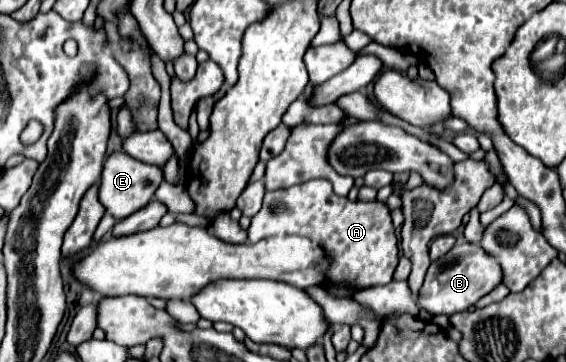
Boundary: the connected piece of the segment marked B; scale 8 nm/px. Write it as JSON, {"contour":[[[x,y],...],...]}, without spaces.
{"contour":[[[458,243],[452,247],[452,251],[448,251],[448,255],[430,263],[424,283],[416,295],[416,305],[430,315],[460,313],[474,305],[482,295],[490,293],[498,283],[502,283],[500,265],[490,255],[484,255],[480,245]]]}

